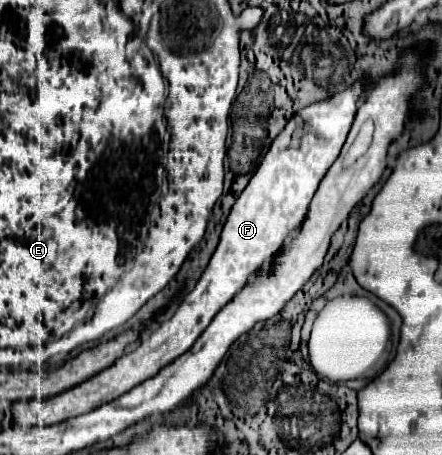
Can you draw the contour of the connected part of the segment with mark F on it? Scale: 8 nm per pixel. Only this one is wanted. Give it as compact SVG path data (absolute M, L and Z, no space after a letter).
M368 76L360 78L356 86L350 86L344 92L332 94L320 102L314 102L302 110L298 110L286 124L286 128L274 138L268 152L264 154L260 166L252 174L248 186L234 202L230 216L220 234L220 242L216 252L212 254L208 266L204 268L200 280L194 290L188 292L178 308L170 312L156 330L140 342L140 346L118 358L112 366L104 368L96 376L84 380L82 384L46 398L46 400L28 400L26 402L26 418L34 426L50 426L80 414L86 414L98 408L104 402L110 402L136 384L144 382L158 374L162 366L184 354L196 338L204 332L210 320L226 306L254 276L254 272L272 258L276 250L282 248L284 240L300 228L308 214L308 204L336 156L340 154L342 144L346 142L348 130L352 126L352 118L356 116L360 96L364 94L364 86L368 86Z

